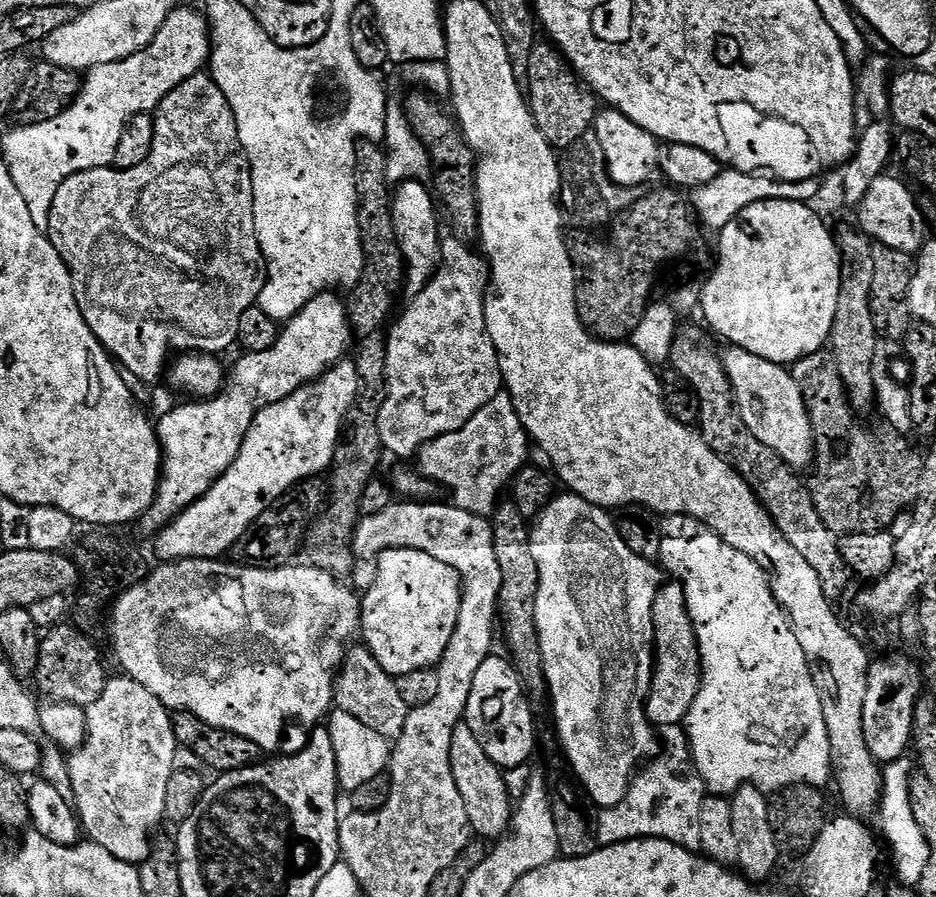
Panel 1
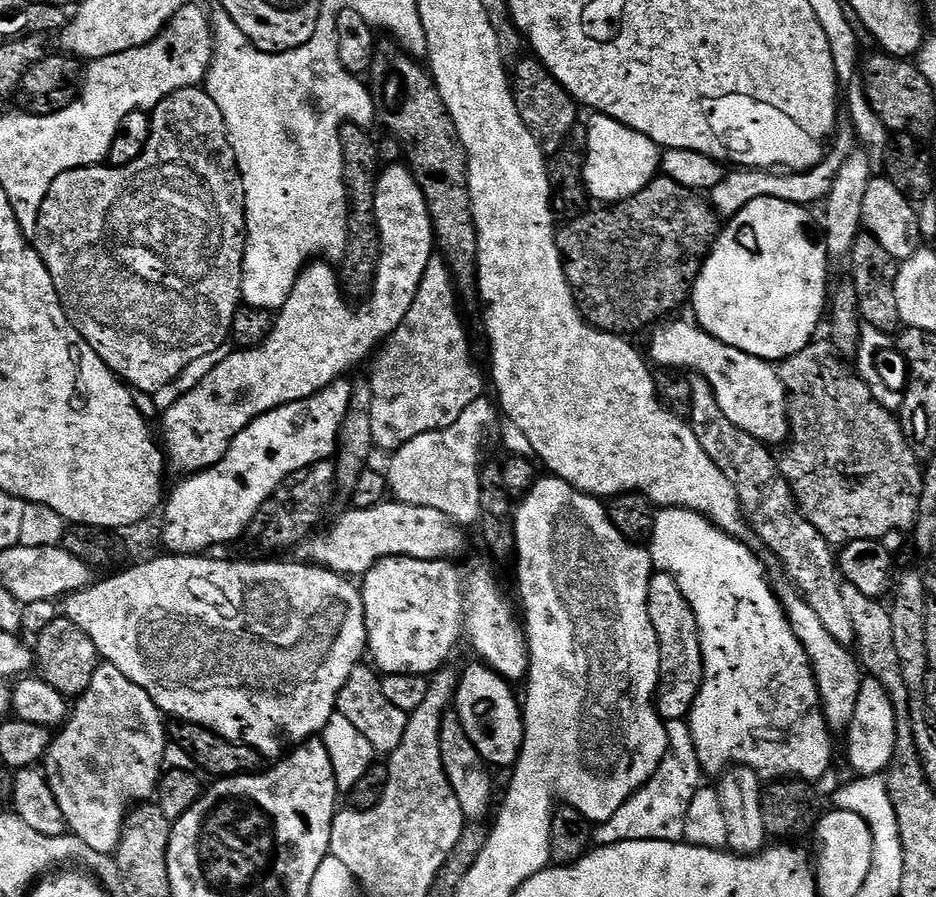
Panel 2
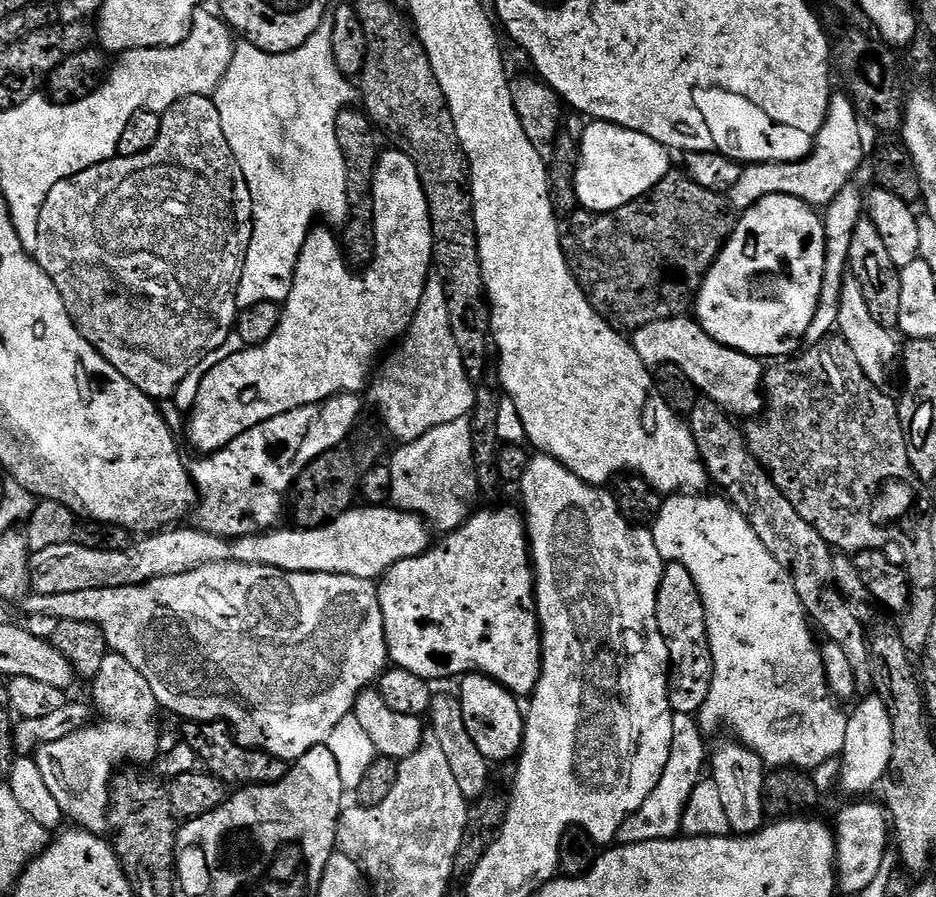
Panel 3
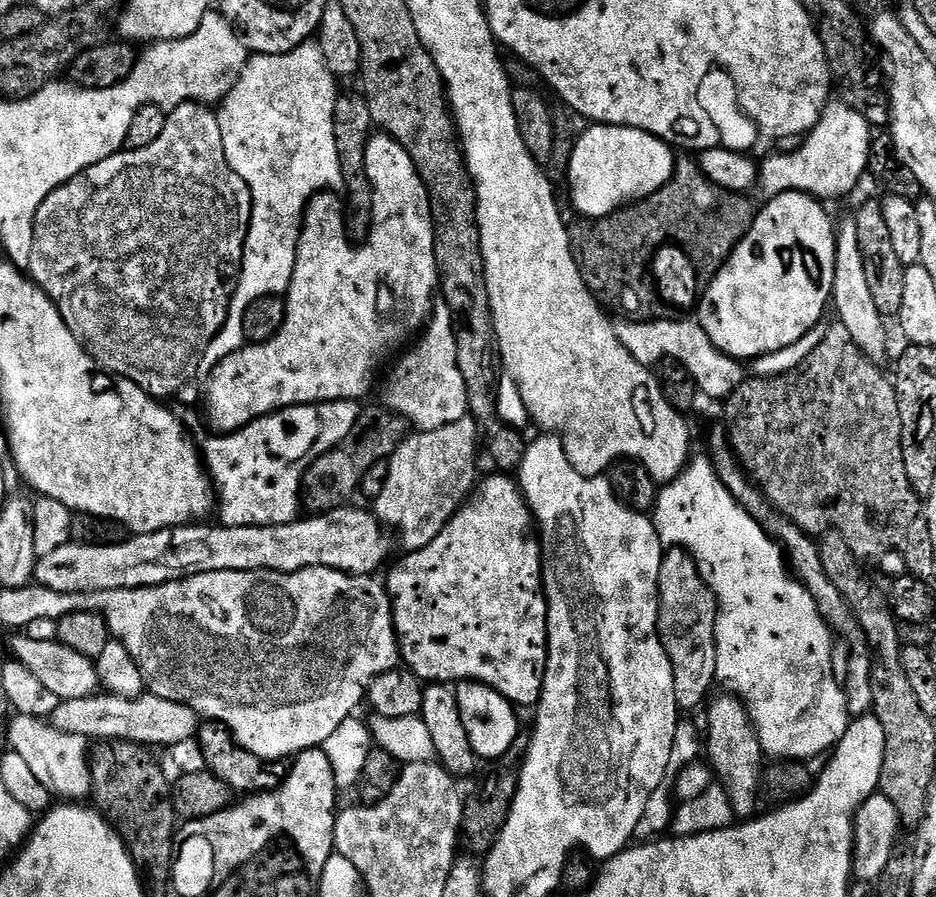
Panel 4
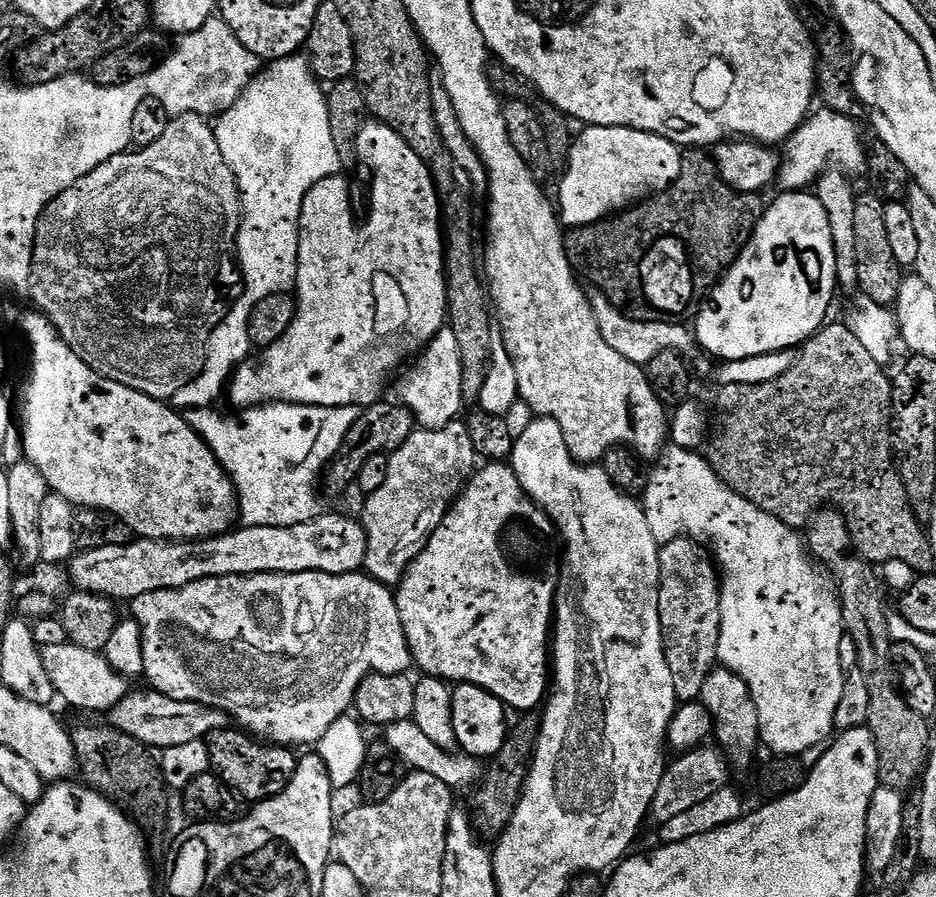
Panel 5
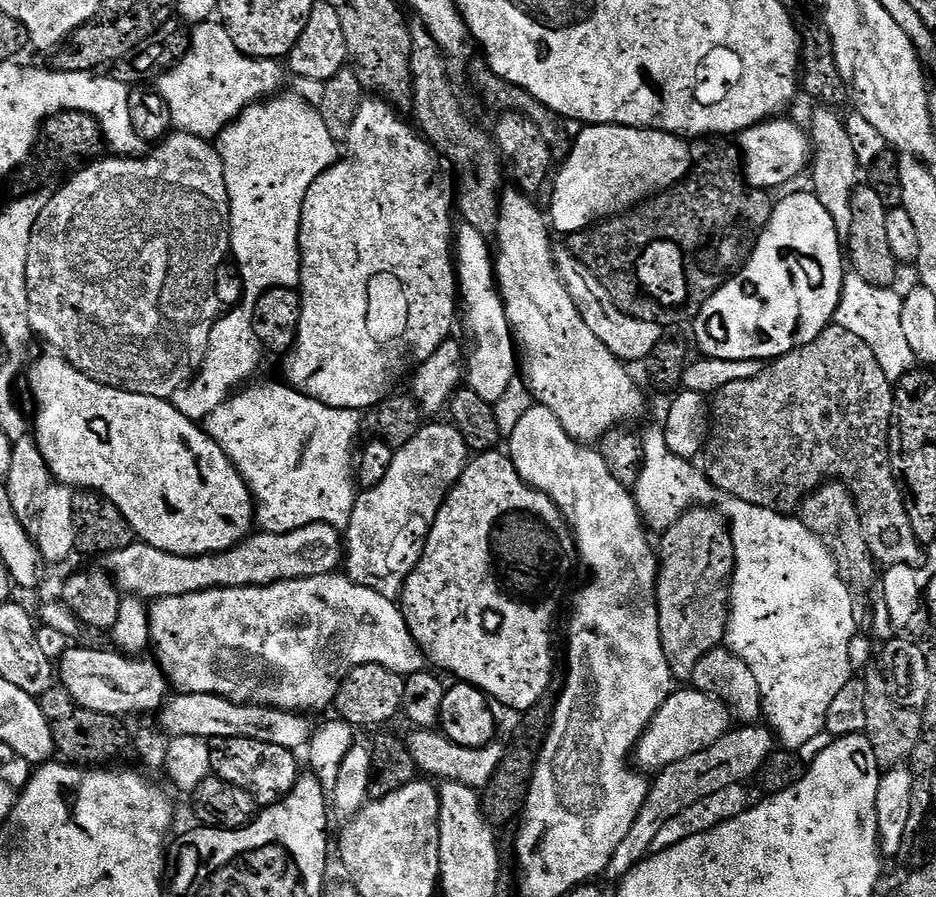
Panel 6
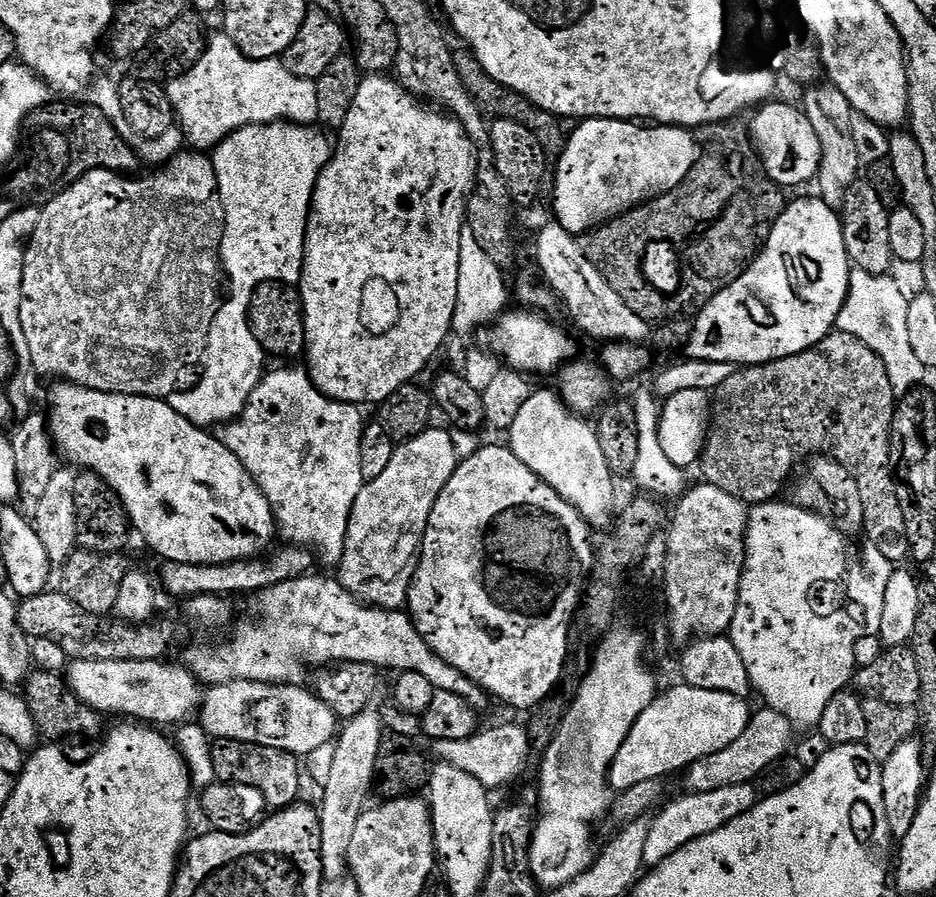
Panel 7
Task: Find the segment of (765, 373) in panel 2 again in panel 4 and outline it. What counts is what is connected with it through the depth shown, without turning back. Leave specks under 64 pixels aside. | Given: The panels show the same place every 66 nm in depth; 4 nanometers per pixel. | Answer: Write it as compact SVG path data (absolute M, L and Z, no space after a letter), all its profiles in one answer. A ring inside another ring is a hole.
M690 318L654 321L622 320L615 325L615 330L622 346L626 347L631 357L642 365L652 368L664 359L677 361L689 372L689 376L697 386L697 391L703 397L705 395L717 402L723 401L746 379L746 372L742 370L743 365L735 357L718 351L710 342L699 321Z

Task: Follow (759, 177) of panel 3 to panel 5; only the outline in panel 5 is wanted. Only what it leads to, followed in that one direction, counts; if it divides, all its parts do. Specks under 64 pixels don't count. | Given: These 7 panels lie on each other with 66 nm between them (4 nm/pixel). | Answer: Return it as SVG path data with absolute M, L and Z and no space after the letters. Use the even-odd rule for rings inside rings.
M809 115L794 135L786 141L786 152L782 154L778 184L784 192L803 192L811 189L817 180L835 166L849 178L863 177L868 170L868 152L860 141L857 121L851 116Z

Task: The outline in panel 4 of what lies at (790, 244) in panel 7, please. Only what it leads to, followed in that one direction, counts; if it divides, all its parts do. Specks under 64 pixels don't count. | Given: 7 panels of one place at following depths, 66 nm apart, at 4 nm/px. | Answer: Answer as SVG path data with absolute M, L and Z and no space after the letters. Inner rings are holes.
M801 192L773 196L765 204L768 205L757 211L750 230L713 278L698 305L698 321L710 342L718 351L740 362L751 362L757 356L791 346L821 323L824 311L829 311L834 286L837 229L824 209L827 207L816 197Z

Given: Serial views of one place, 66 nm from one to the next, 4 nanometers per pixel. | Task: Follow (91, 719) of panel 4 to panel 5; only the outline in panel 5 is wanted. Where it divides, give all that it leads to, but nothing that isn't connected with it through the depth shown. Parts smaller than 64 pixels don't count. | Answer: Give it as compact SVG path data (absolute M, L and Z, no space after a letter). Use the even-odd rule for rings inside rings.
M155 690L148 691L148 694L142 692L129 693L129 696L122 700L118 706L112 708L108 714L109 727L122 730L123 733L130 734L132 738L137 738L144 745L152 750L166 750L174 746L181 746L198 740L207 739L207 736L216 729L224 729L228 726L228 717L224 712L216 708L202 706L201 703L178 702L177 699L166 698L160 692Z

